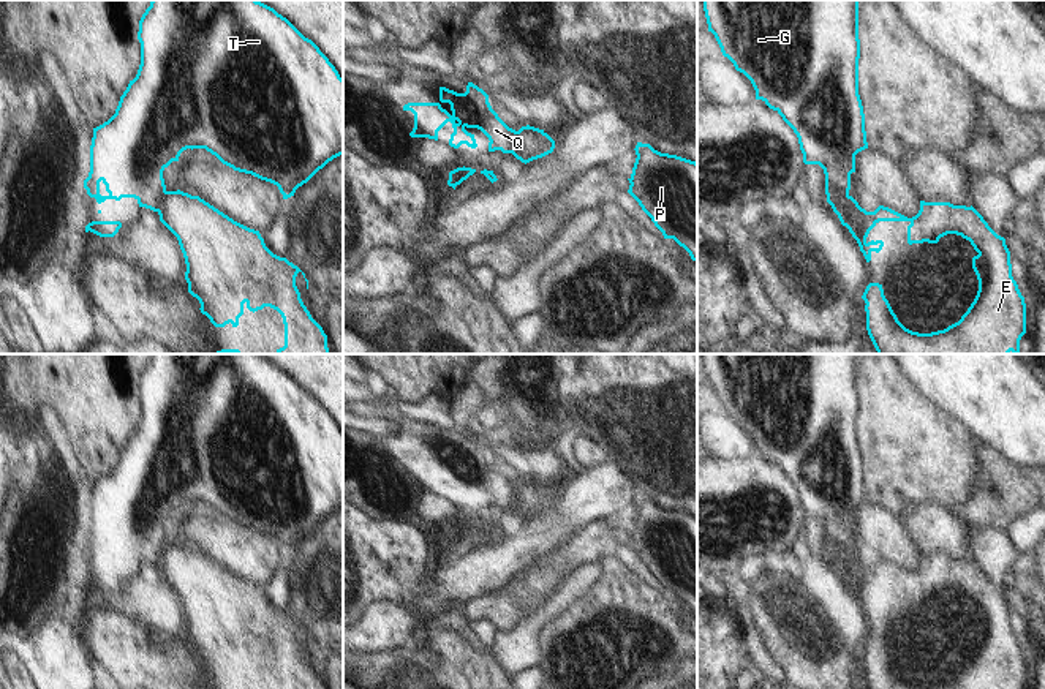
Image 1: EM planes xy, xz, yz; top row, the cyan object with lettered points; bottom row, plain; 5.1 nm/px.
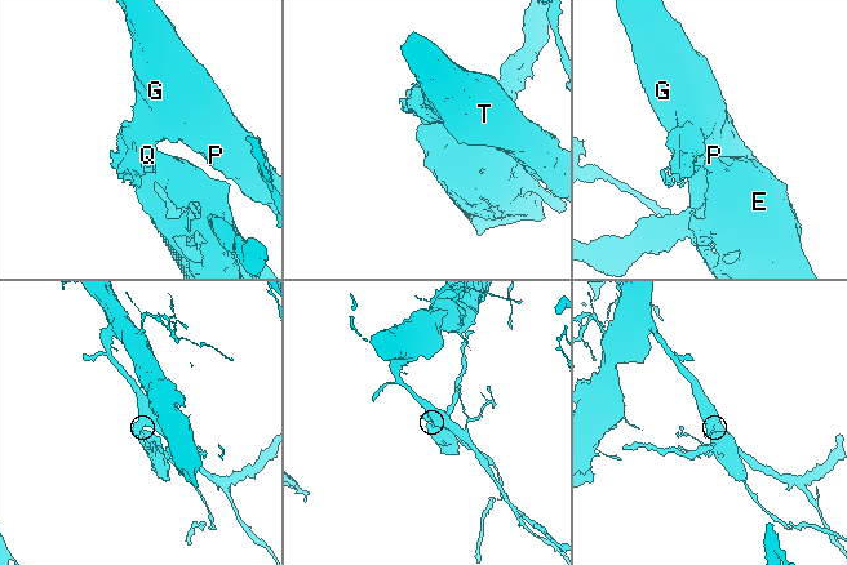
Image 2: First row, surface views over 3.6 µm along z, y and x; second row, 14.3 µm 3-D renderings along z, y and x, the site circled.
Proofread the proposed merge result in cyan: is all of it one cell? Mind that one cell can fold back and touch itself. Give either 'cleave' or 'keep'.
cleave

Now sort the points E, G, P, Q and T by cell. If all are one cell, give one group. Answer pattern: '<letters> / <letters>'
E / G P Q T

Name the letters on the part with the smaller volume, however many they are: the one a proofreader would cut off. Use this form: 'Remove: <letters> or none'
Remove: E.

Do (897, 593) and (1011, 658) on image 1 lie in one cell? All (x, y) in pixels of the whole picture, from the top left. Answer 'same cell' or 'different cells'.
same cell

